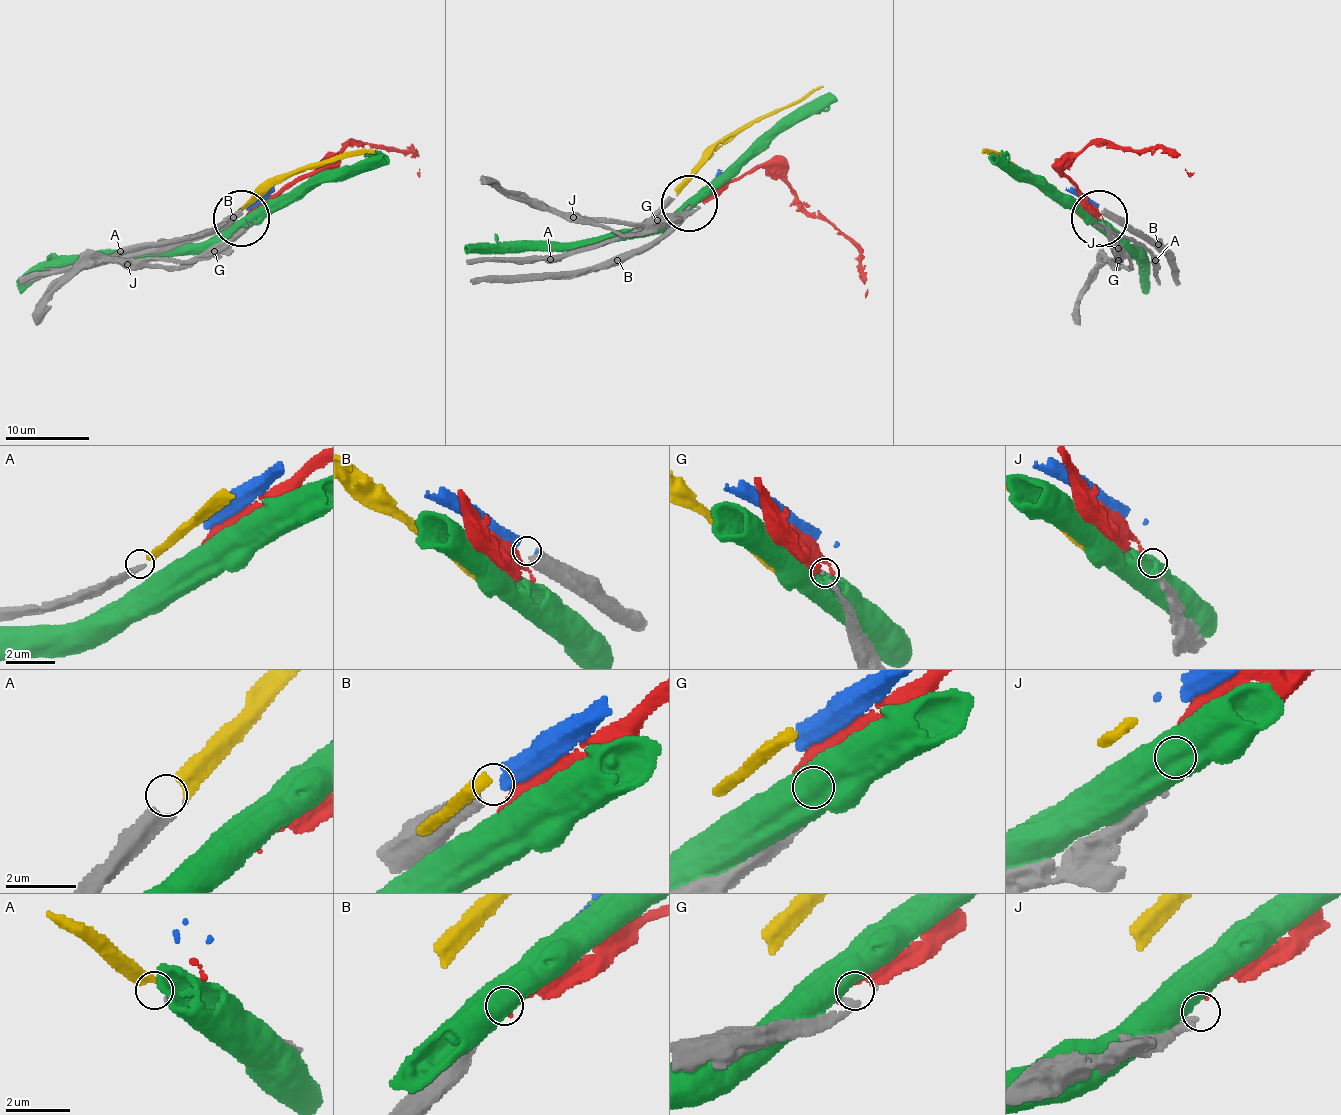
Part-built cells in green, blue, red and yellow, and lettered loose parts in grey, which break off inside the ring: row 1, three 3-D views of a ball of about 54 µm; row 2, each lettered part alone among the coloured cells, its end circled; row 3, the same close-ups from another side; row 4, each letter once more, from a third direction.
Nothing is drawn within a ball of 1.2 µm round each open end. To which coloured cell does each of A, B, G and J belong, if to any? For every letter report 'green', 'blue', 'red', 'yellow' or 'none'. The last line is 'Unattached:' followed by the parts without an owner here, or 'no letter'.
A: yellow
B: blue
G: red
J: none
Unattached: J

